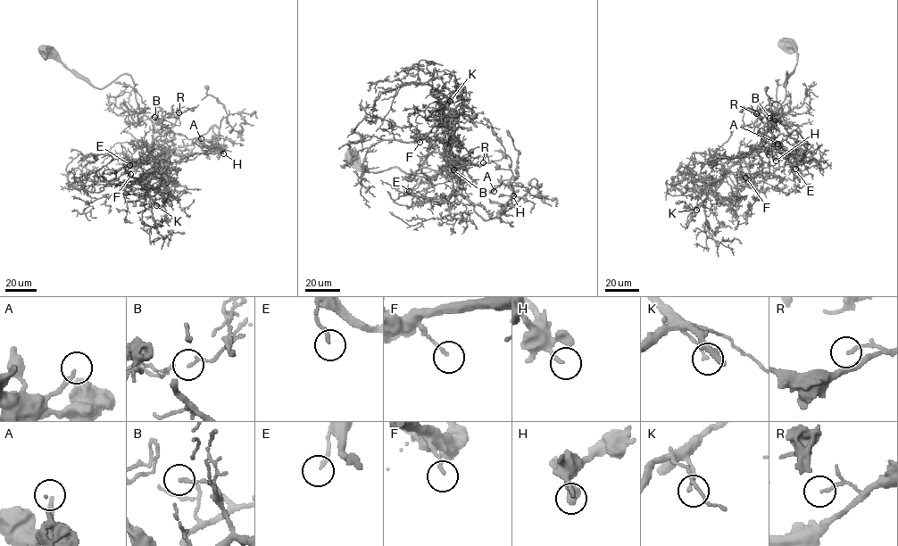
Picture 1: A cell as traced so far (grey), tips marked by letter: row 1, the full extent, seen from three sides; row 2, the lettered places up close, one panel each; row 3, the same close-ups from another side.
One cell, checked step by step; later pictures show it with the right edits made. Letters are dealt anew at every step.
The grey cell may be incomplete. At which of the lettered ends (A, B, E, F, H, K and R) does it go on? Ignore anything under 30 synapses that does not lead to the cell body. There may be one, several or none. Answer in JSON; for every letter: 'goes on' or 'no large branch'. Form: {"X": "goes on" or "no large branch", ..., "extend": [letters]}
{"A": "no large branch", "B": "no large branch", "E": "no large branch", "F": "no large branch", "H": "no large branch", "K": "no large branch", "R": "no large branch", "extend": []}

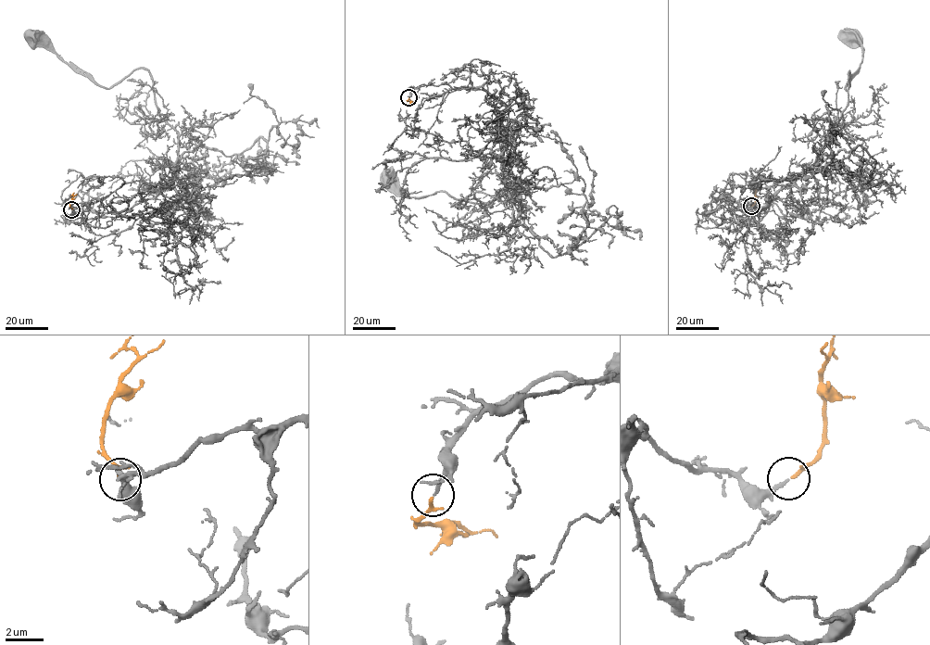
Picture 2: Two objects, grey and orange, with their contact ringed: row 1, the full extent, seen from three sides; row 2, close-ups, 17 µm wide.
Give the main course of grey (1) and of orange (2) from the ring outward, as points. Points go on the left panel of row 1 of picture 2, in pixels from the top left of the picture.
1: (71, 209), (131, 182), (171, 187), (179, 136), (159, 116), (147, 70), (134, 69), (106, 88), (32, 36)
2: (71, 209), (69, 201), (77, 194)

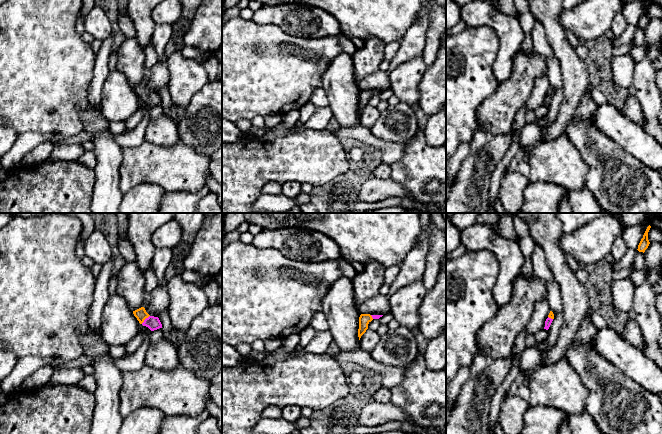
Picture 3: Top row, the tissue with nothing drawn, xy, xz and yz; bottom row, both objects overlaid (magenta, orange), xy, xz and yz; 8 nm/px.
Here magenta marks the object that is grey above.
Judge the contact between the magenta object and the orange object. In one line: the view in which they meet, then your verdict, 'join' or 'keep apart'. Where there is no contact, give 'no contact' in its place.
xy | join

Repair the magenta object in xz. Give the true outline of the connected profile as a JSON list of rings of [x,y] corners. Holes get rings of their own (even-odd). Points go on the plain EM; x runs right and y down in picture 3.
[[[361,90],[359,93],[359,105],[358,105],[358,113],[359,116],[361,112],[366,108],[368,105],[368,100],[373,96],[373,95],[379,95],[383,91],[370,91],[370,90]]]

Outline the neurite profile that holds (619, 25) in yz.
[[[618,12],[615,17],[614,21],[612,23],[612,31],[614,33],[614,37],[619,37],[622,35],[622,33],[627,29],[628,24],[624,18],[624,15],[622,12]]]

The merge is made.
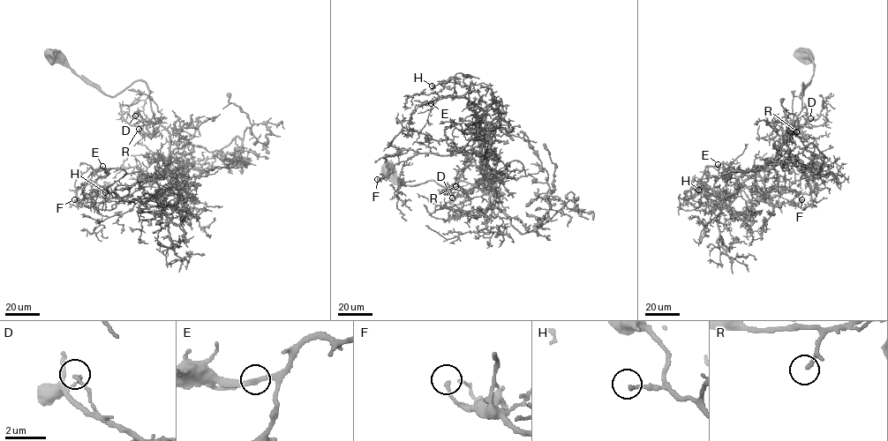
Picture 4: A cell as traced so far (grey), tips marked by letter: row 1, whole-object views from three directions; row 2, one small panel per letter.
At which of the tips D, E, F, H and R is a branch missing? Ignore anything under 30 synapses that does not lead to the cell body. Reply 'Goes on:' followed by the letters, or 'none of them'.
Goes on: R

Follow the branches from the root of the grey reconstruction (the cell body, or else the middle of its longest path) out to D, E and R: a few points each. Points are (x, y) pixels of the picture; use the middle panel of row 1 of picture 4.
D: (387, 169), (396, 183), (403, 185), (429, 180), (470, 193), (474, 188), (452, 198)
E: (387, 169), (402, 185), (434, 181), (470, 193), (486, 181), (479, 153), (485, 112), (464, 97), (431, 103)
R: (387, 169), (396, 183), (403, 185), (429, 180), (470, 193), (474, 188), (455, 186)

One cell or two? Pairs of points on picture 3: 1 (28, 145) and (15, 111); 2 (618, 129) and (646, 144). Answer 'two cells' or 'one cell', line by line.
1: two cells
2: one cell

